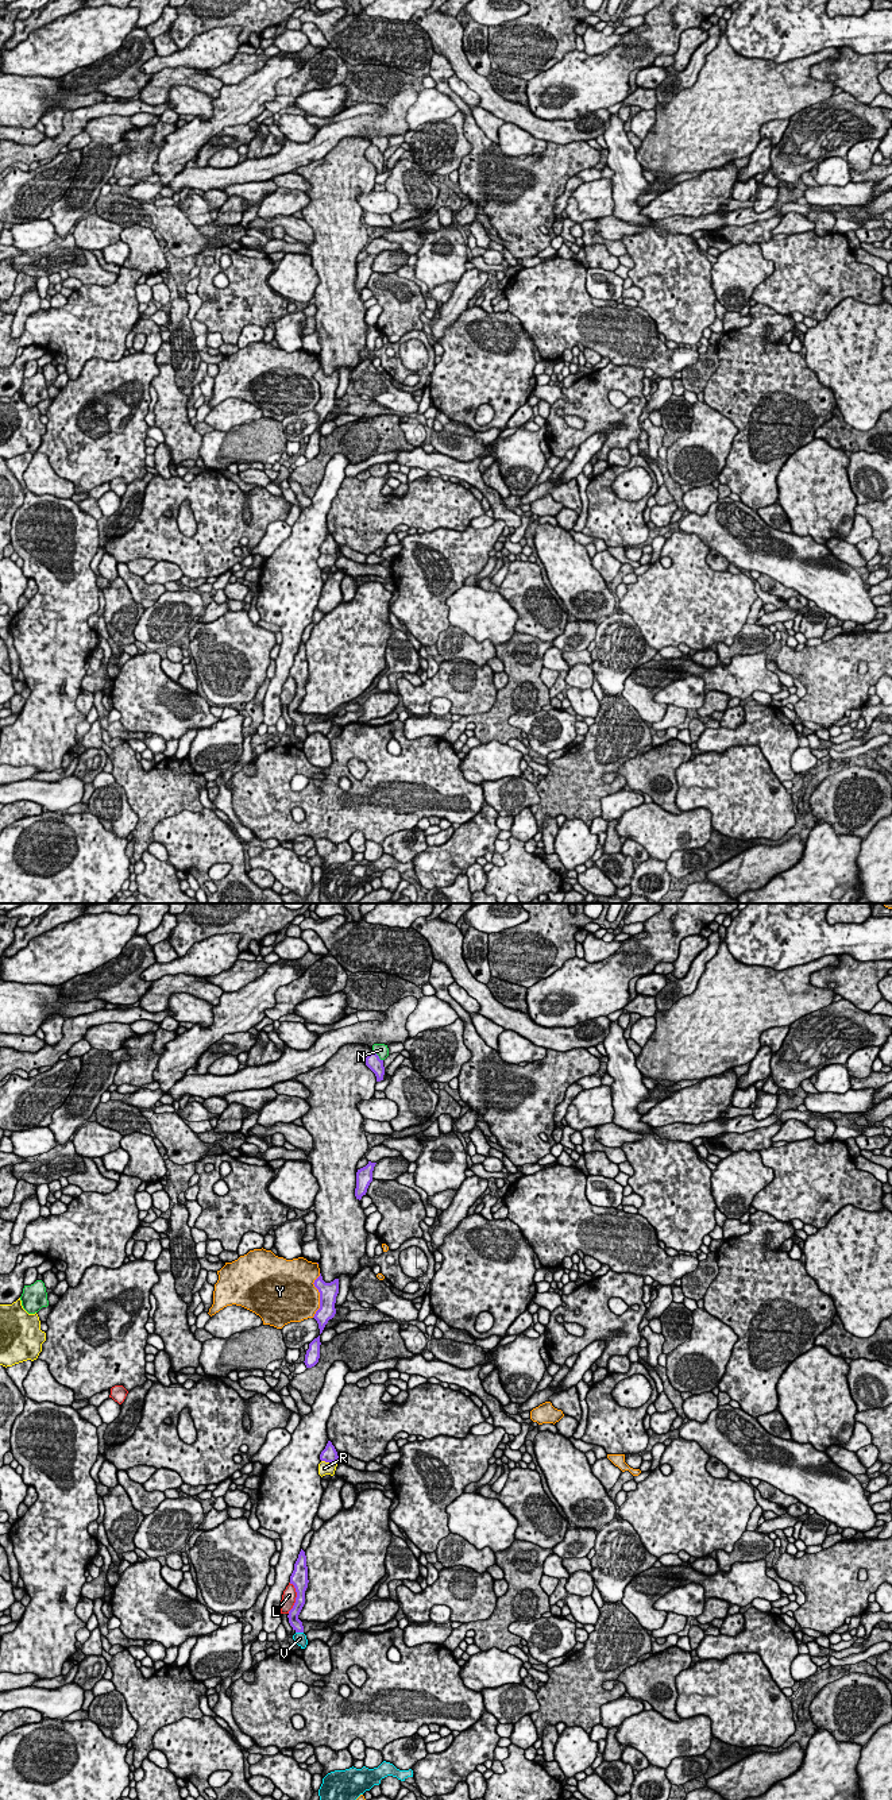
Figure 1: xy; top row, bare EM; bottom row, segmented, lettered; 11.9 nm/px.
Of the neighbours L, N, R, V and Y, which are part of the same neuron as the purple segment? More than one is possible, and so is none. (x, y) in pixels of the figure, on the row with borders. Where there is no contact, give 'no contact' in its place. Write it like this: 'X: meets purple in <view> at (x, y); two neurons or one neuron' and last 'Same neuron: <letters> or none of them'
L: meets purple in xy at (296, 1598); two neurons
N: meets purple in xy at (377, 1055); two neurons
R: meets purple in xy at (328, 1461); two neurons
V: meets purple in xy at (300, 1631); one neuron
Y: meets purple in xy at (320, 1295); two neurons
Same neuron: V

